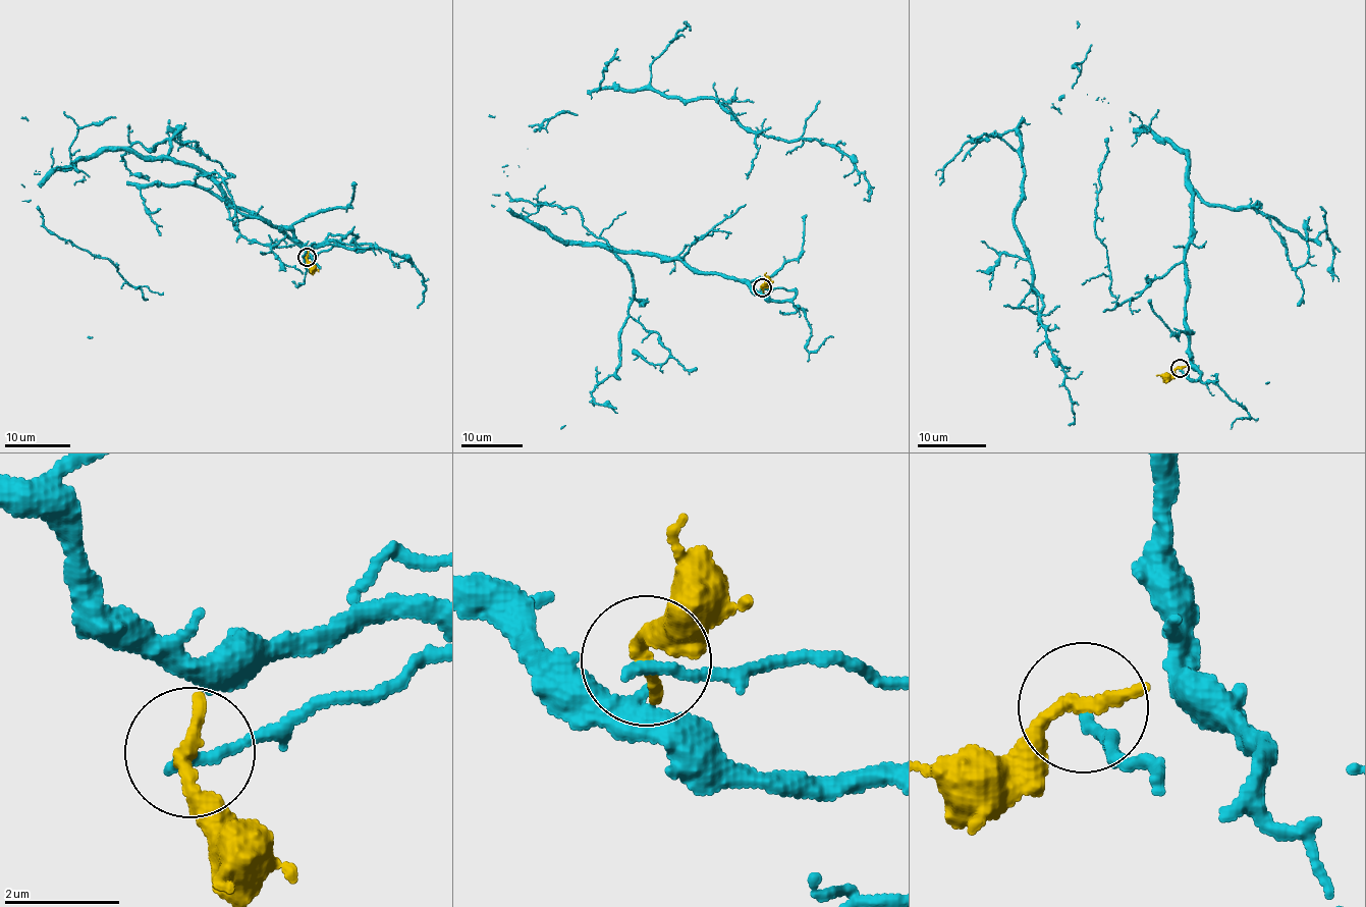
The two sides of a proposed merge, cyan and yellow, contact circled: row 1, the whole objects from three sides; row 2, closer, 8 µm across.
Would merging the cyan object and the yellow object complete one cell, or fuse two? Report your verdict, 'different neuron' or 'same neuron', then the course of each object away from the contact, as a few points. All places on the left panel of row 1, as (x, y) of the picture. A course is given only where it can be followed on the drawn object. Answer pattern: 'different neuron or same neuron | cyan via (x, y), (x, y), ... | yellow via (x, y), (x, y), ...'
different neuron | cyan via (306, 258), (342, 244), (224, 197), (298, 285), (304, 249), (195, 177), (238, 230) | yellow via (306, 257), (312, 271)

